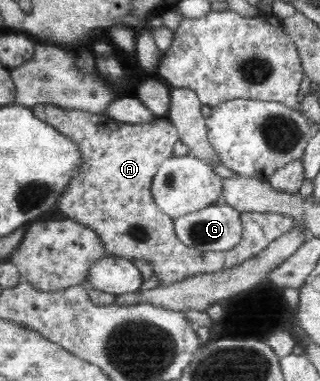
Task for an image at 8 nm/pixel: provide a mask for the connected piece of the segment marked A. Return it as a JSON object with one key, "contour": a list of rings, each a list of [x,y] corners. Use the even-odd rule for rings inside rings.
{"contour":[[[38,103],[38,105],[31,107],[31,110],[34,112],[34,115],[42,122],[51,125],[58,133],[65,135],[68,139],[72,141],[76,141],[76,146],[80,148],[80,152],[82,152],[82,163],[79,165],[79,174],[74,174],[70,181],[67,183],[67,188],[61,193],[59,200],[56,202],[55,209],[60,211],[64,217],[68,219],[72,219],[86,227],[90,227],[96,232],[96,235],[100,238],[100,241],[104,241],[103,248],[108,256],[122,256],[123,258],[128,258],[129,260],[132,259],[143,259],[150,264],[150,267],[153,269],[153,275],[157,281],[158,286],[166,287],[168,285],[172,285],[172,283],[180,282],[183,279],[186,279],[190,276],[196,274],[209,274],[212,272],[217,272],[220,270],[228,270],[230,267],[237,266],[238,264],[244,263],[247,259],[253,258],[255,255],[258,255],[261,251],[264,251],[270,243],[274,240],[278,239],[278,237],[282,237],[285,233],[292,230],[296,223],[292,216],[286,216],[286,214],[279,214],[278,212],[255,212],[255,211],[242,211],[240,212],[240,217],[243,223],[243,234],[241,235],[240,241],[238,242],[237,246],[231,247],[229,250],[226,251],[209,251],[209,252],[199,252],[196,249],[188,247],[184,245],[175,234],[173,228],[173,219],[170,218],[167,214],[161,211],[161,209],[156,205],[154,201],[153,195],[150,192],[150,186],[152,178],[156,173],[156,170],[162,162],[165,162],[170,156],[173,156],[174,152],[174,145],[179,139],[179,133],[176,129],[176,126],[167,119],[167,117],[158,117],[154,121],[143,123],[143,124],[131,124],[131,123],[122,123],[117,122],[115,119],[108,117],[105,113],[100,114],[93,114],[92,112],[78,110],[78,109],[60,109],[57,105],[52,105],[50,103]]]}

